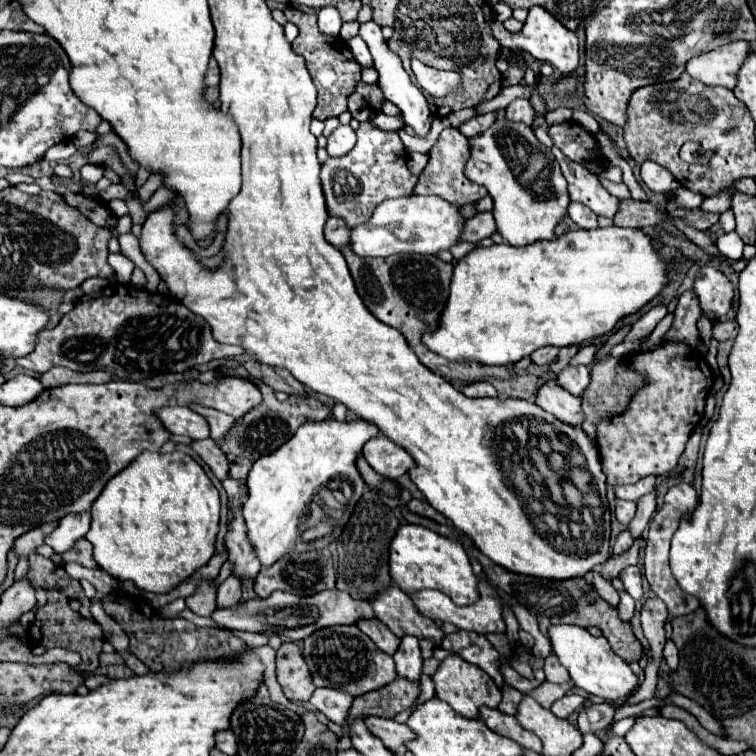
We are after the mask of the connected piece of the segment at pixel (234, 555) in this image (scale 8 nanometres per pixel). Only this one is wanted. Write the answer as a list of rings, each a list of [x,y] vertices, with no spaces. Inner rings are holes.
[[[231,507],[231,521],[229,521],[229,533],[225,537],[225,545],[229,549],[229,561],[235,565],[233,573],[239,575],[241,579],[243,577],[255,579],[261,569],[261,561],[257,561],[253,545],[249,543],[241,507]]]

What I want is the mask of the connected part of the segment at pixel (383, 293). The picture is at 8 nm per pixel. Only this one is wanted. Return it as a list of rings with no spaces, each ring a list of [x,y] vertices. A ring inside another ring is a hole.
[[[341,249],[351,277],[355,281],[357,293],[363,299],[365,307],[385,325],[397,329],[403,333],[407,339],[409,347],[415,351],[419,361],[431,369],[433,373],[445,377],[447,381],[451,379],[463,379],[463,381],[481,381],[485,377],[509,377],[511,371],[507,367],[493,367],[493,365],[483,365],[477,361],[467,361],[467,359],[457,359],[449,361],[443,359],[441,355],[429,351],[421,337],[427,331],[435,331],[441,319],[441,313],[445,309],[445,303],[449,299],[449,283],[453,277],[453,265],[441,261],[437,255],[419,255],[419,253],[405,253],[405,255],[393,255],[385,259],[361,259],[353,257],[349,249]]]

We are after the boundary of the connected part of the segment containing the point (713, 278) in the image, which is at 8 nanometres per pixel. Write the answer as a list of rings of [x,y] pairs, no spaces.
[[[711,265],[701,267],[701,275],[697,277],[697,285],[693,283],[693,291],[699,301],[701,313],[709,321],[721,319],[731,311],[731,301],[733,301],[731,281],[725,279],[725,275],[715,267]]]

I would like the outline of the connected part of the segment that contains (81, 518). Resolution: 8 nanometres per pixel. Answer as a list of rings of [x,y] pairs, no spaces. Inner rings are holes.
[[[91,511],[85,513],[69,513],[61,519],[59,527],[45,537],[45,543],[55,551],[55,553],[65,553],[67,549],[73,547],[73,543],[89,531],[91,525]]]

